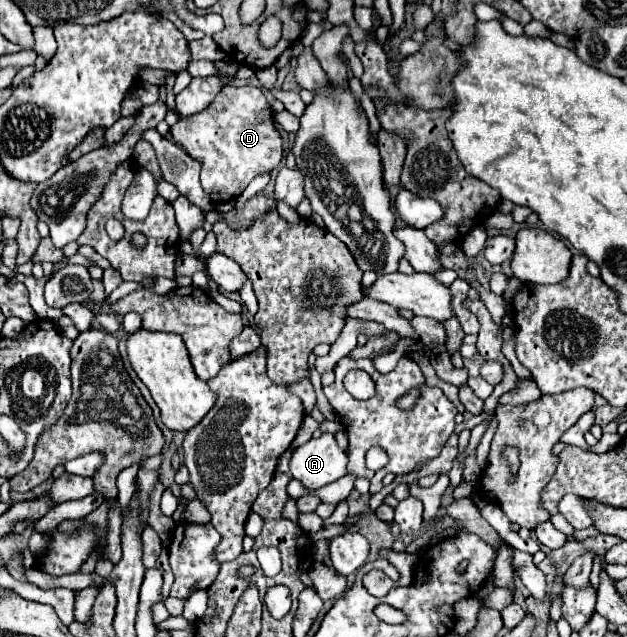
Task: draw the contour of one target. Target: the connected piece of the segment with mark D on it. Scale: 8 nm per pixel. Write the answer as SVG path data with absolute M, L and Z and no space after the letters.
M224 86L210 106L206 106L200 114L192 114L182 118L182 122L176 122L170 128L170 134L176 144L180 144L192 158L202 162L200 182L204 192L212 196L212 202L230 202L238 198L252 178L260 174L270 174L284 158L282 136L274 122L272 108L264 92L256 86Z

